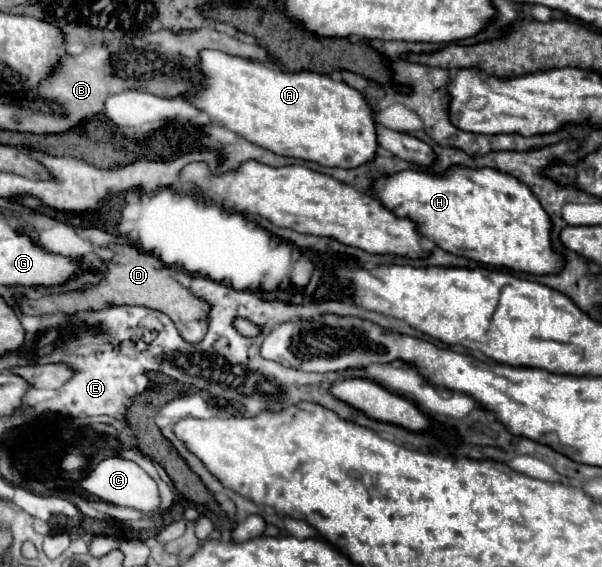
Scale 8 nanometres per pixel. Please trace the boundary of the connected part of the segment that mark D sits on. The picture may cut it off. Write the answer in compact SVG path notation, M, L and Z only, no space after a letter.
M110 244L112 250L112 260L108 262L104 278L96 286L86 286L82 290L72 290L72 292L60 292L60 294L46 294L38 300L26 298L26 296L16 296L16 304L24 314L30 316L42 316L42 314L74 314L80 310L100 310L106 304L134 304L134 306L146 306L158 312L164 312L170 316L170 320L176 324L180 336L190 342L198 344L206 330L208 330L208 304L202 302L200 298L192 296L188 288L172 280L170 268L164 266L156 256L138 252L138 248L130 244Z

